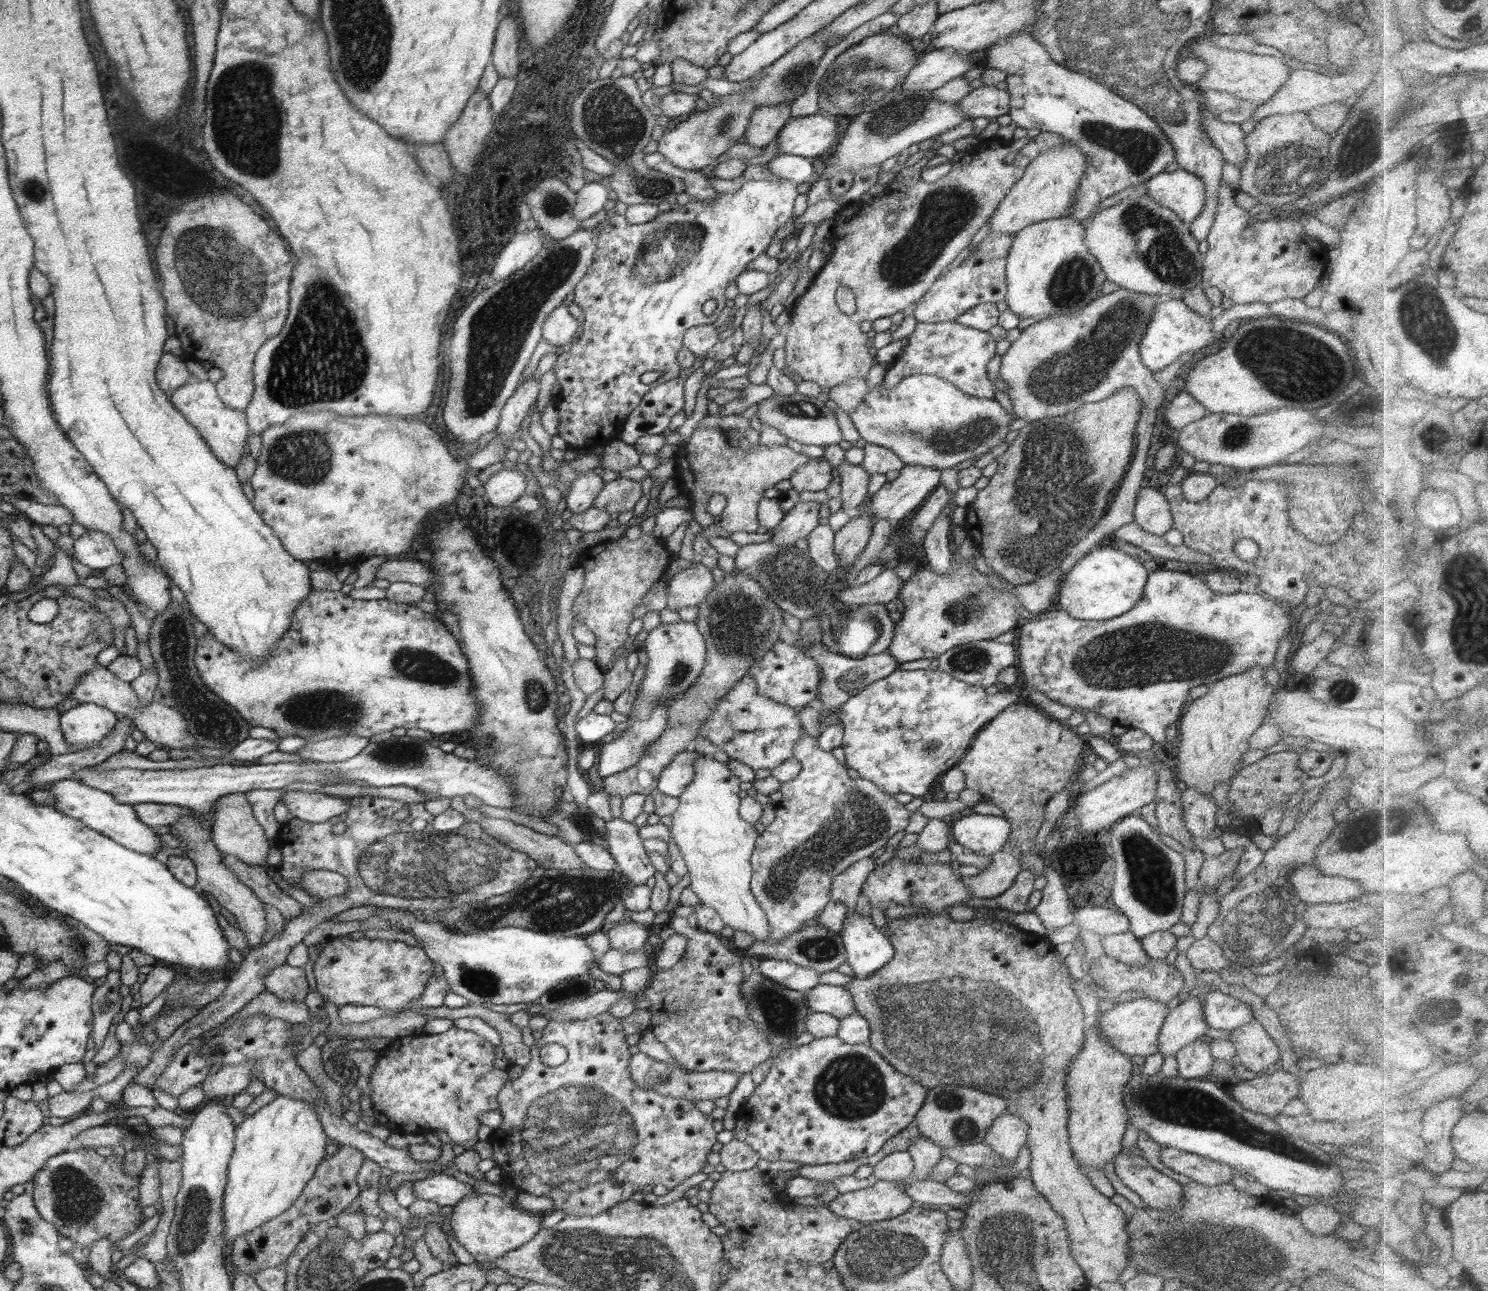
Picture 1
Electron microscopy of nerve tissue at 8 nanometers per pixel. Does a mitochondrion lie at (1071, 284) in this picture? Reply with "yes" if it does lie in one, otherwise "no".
yes

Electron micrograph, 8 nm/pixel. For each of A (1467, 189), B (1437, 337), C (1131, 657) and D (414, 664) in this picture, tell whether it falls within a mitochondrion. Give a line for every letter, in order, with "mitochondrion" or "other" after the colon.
A: other
B: mitochondrion
C: mitochondrion
D: mitochondrion

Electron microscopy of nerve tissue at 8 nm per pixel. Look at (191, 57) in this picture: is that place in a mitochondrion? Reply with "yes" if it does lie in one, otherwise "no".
no

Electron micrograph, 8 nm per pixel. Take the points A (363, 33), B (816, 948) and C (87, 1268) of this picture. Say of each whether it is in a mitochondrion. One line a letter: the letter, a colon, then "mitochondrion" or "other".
A: mitochondrion
B: mitochondrion
C: other

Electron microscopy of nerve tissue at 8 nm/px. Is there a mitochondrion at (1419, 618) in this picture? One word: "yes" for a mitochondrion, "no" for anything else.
no

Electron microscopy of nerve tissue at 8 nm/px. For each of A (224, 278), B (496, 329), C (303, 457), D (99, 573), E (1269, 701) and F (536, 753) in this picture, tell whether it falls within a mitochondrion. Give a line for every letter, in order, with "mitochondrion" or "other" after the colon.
A: mitochondrion
B: mitochondrion
C: mitochondrion
D: other
E: other
F: other

